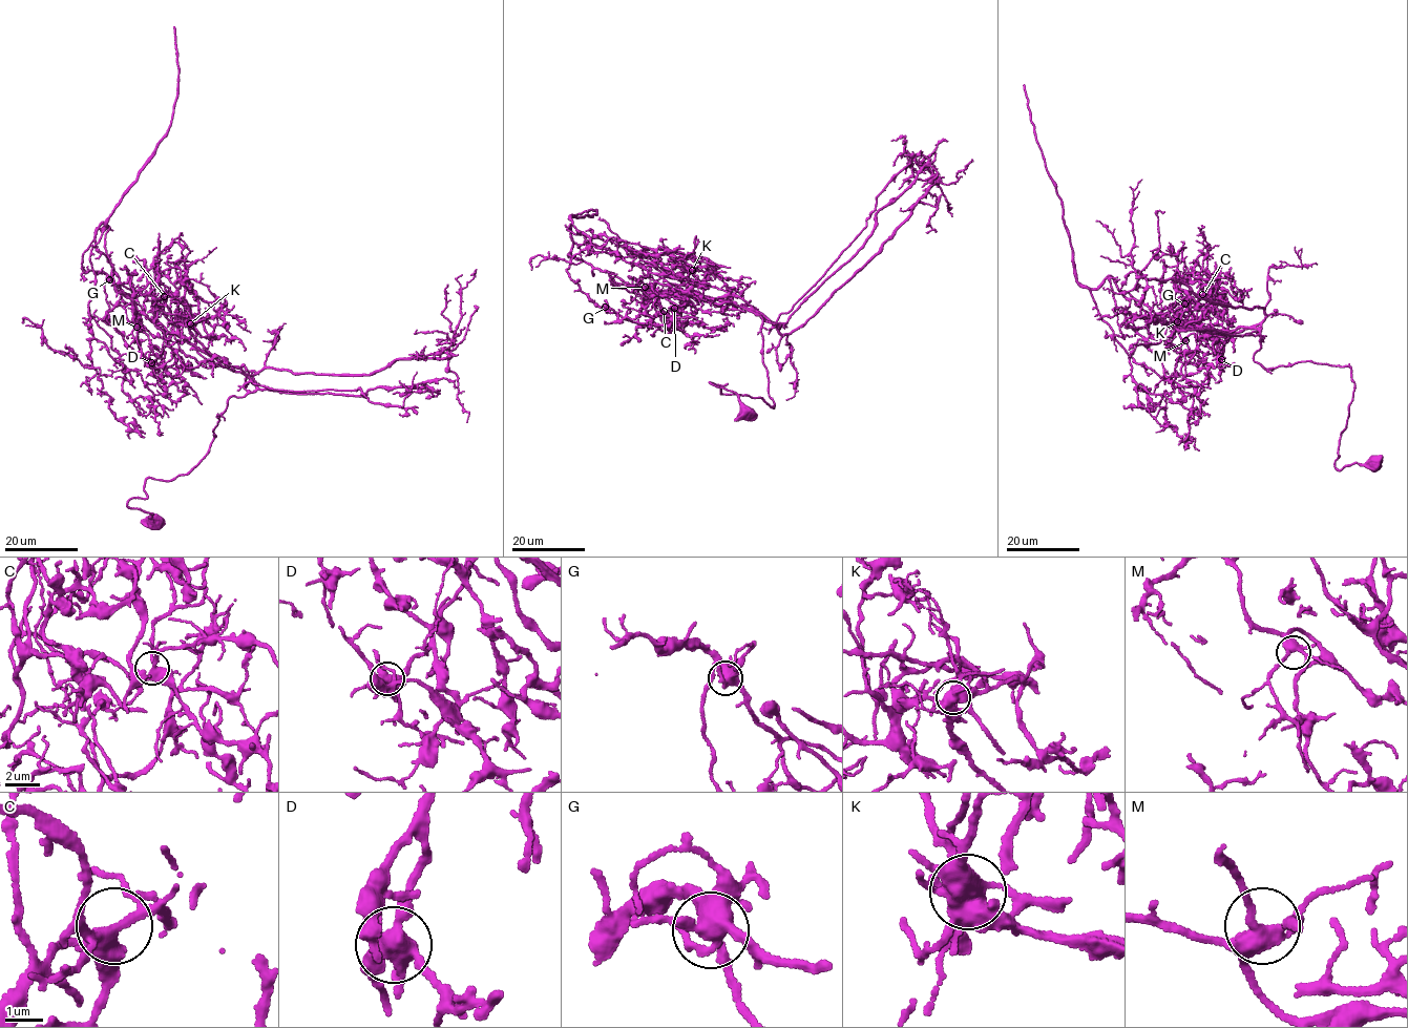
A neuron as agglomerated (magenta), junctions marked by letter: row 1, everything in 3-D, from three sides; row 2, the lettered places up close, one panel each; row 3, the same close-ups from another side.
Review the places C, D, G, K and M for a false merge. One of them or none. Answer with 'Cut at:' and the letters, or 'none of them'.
Cut at: K

